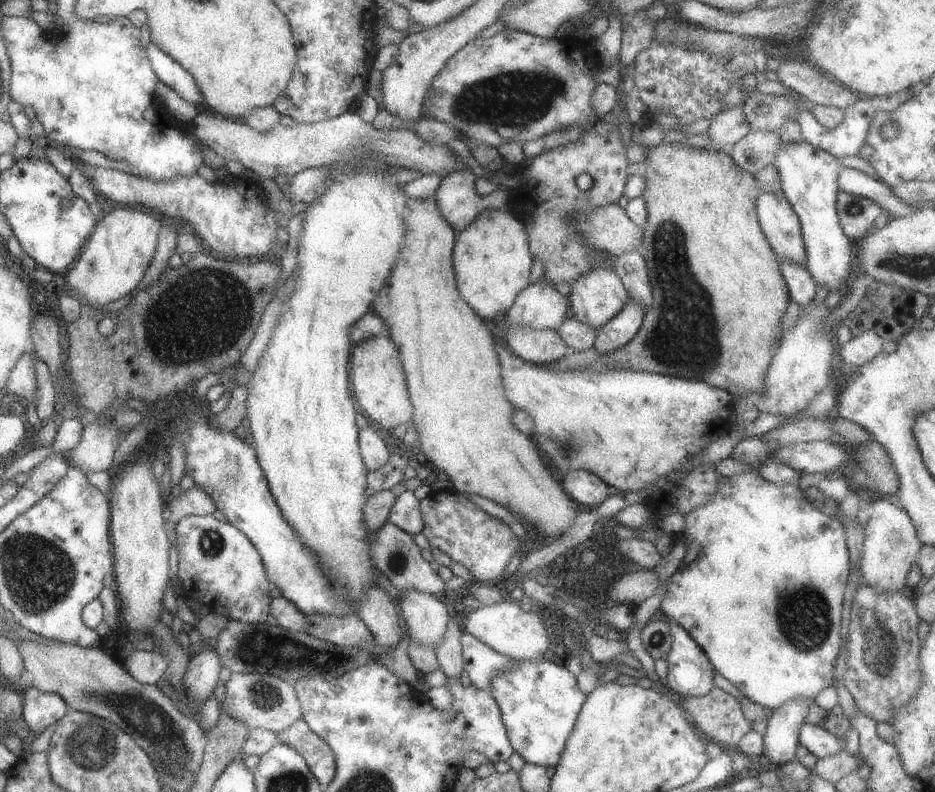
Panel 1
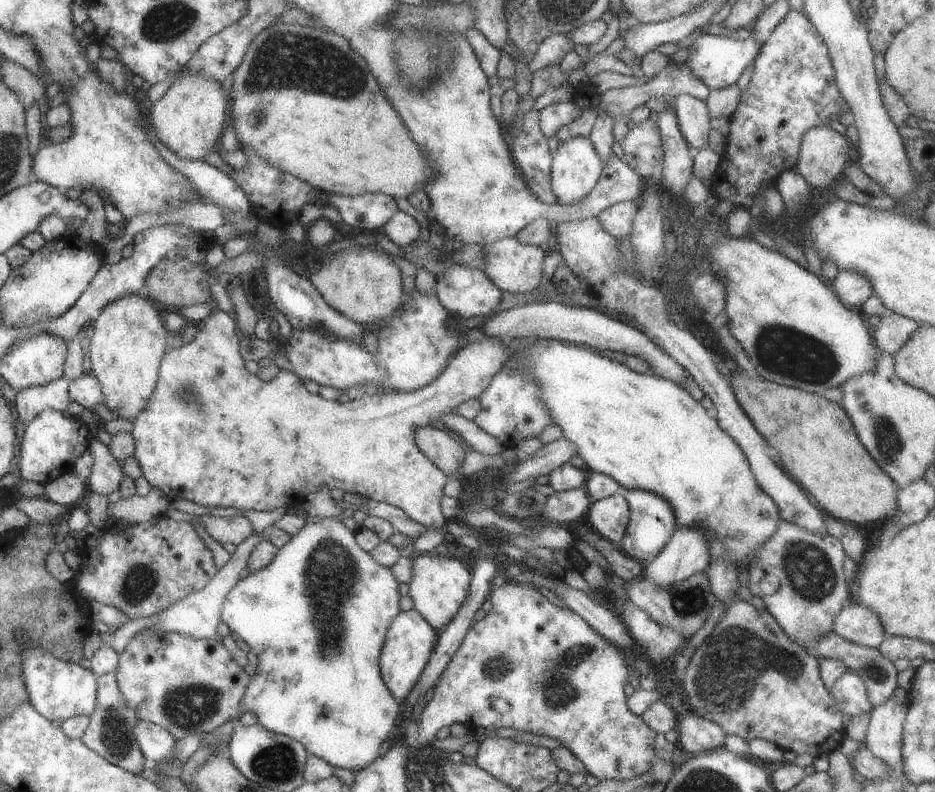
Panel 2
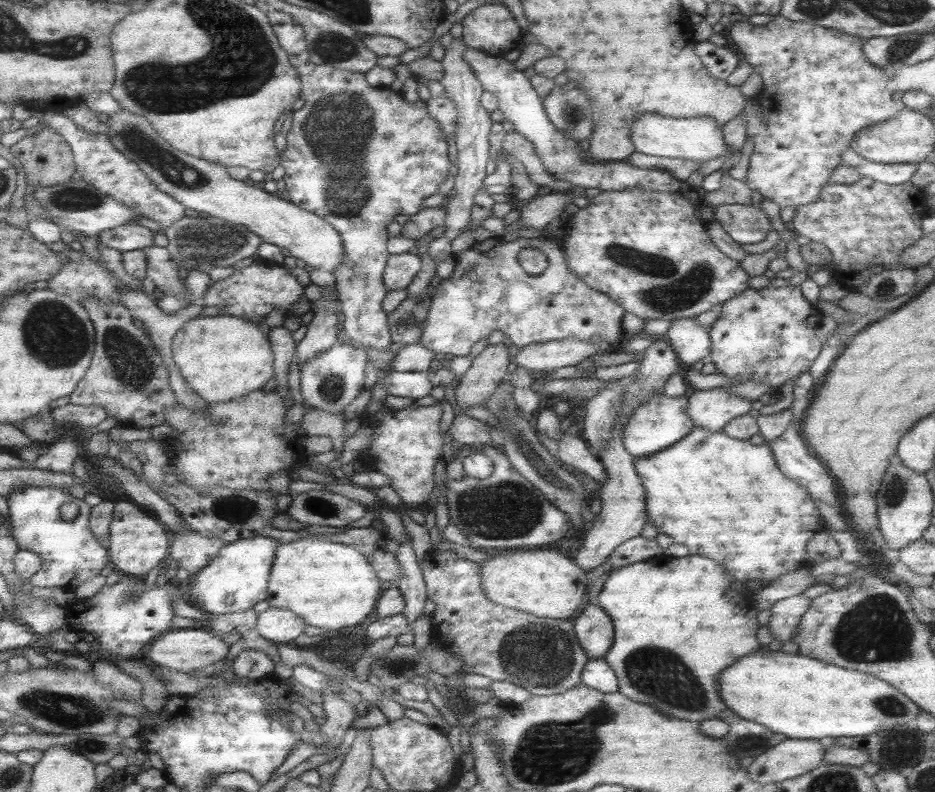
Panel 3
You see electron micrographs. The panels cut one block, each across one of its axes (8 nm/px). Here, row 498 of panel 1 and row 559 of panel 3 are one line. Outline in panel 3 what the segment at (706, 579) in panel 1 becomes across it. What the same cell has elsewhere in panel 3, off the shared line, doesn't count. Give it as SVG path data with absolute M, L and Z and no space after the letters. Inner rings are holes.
M790 407L755 419L763 438L761 444L735 440L722 431L707 432L693 427L671 446L649 456L634 458L634 469L645 491L645 513L658 534L671 536L673 543L683 545L689 555L705 556L715 560L715 564L723 564L733 584L757 580L763 588L775 578L812 566L805 559L807 541L816 533L824 532L826 526L805 488L779 472L770 449L772 440L787 428L792 419Z

